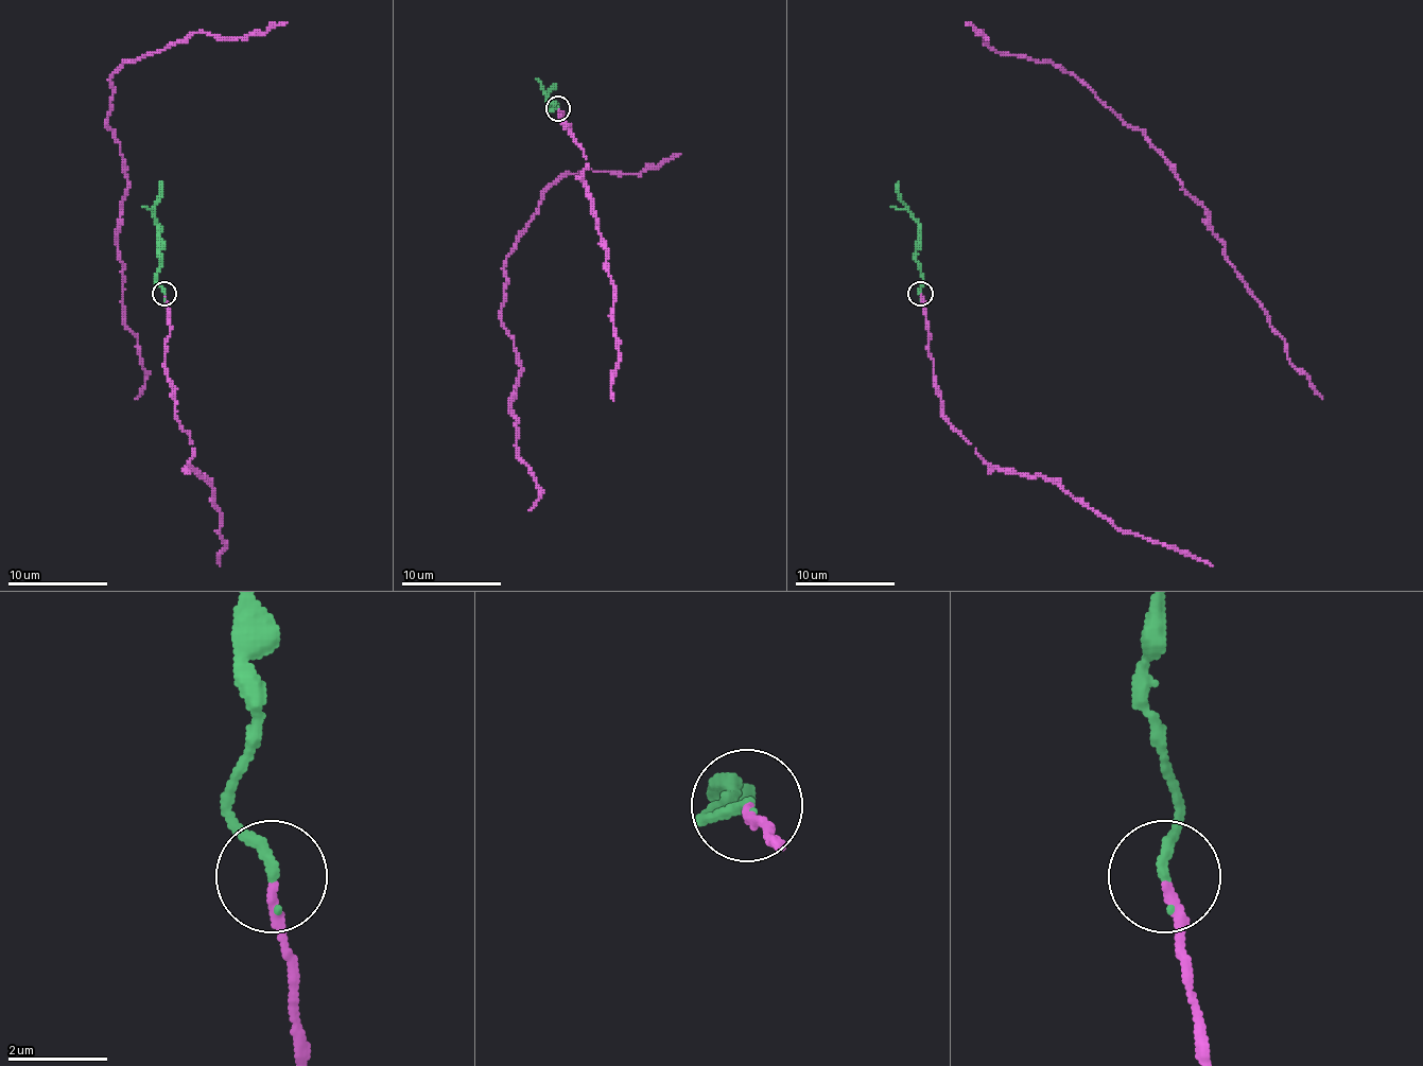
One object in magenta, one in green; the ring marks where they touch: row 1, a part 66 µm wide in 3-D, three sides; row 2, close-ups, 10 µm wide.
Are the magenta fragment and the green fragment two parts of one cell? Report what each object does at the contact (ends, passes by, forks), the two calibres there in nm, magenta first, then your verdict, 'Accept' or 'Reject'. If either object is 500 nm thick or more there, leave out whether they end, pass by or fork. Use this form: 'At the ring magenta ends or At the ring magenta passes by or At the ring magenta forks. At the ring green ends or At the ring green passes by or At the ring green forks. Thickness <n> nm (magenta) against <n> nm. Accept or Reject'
At the ring magenta ends. At the ring green ends. Thickness 190 nm (magenta) against 240 nm. Accept

